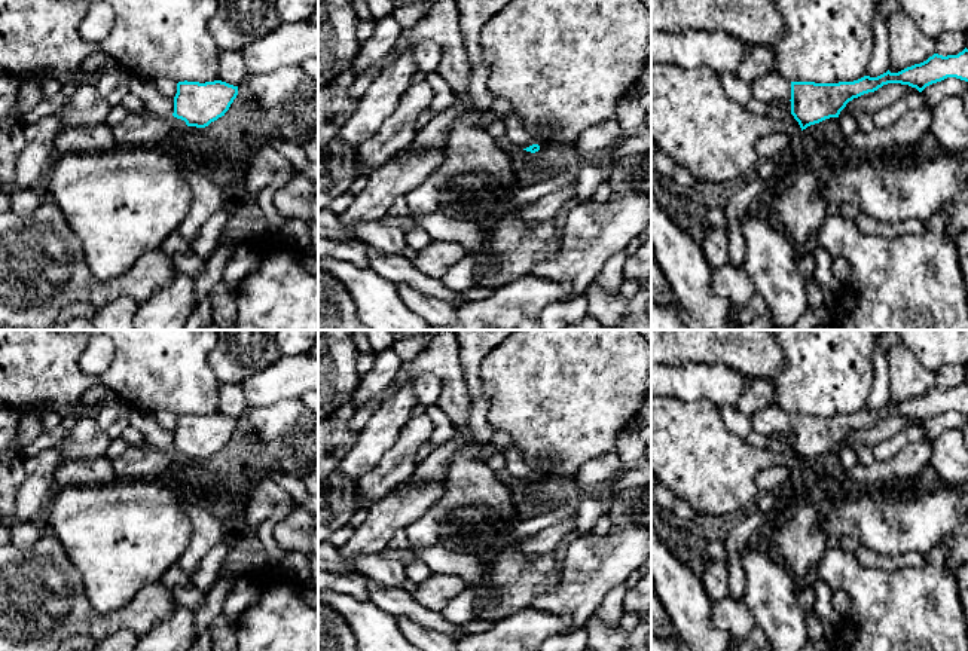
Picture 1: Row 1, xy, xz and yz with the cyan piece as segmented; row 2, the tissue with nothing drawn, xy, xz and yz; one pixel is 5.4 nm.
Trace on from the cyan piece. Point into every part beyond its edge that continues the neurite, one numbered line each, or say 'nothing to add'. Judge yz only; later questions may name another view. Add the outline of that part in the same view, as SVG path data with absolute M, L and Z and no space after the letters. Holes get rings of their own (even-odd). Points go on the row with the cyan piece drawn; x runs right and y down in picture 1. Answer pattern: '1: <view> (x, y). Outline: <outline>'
1: yz (770, 88). Outline: M778 73L764 74L751 83L752 98L767 104L776 104L781 100L791 100L791 82Z

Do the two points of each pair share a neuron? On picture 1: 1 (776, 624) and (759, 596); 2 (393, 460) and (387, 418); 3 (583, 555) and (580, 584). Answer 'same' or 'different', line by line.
1: same
2: different
3: same

